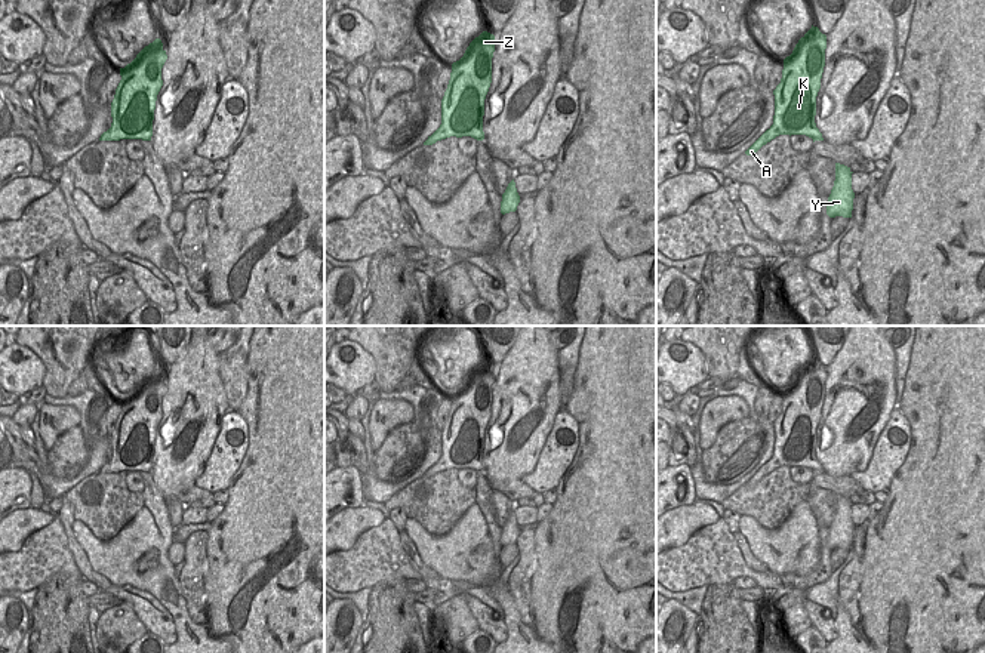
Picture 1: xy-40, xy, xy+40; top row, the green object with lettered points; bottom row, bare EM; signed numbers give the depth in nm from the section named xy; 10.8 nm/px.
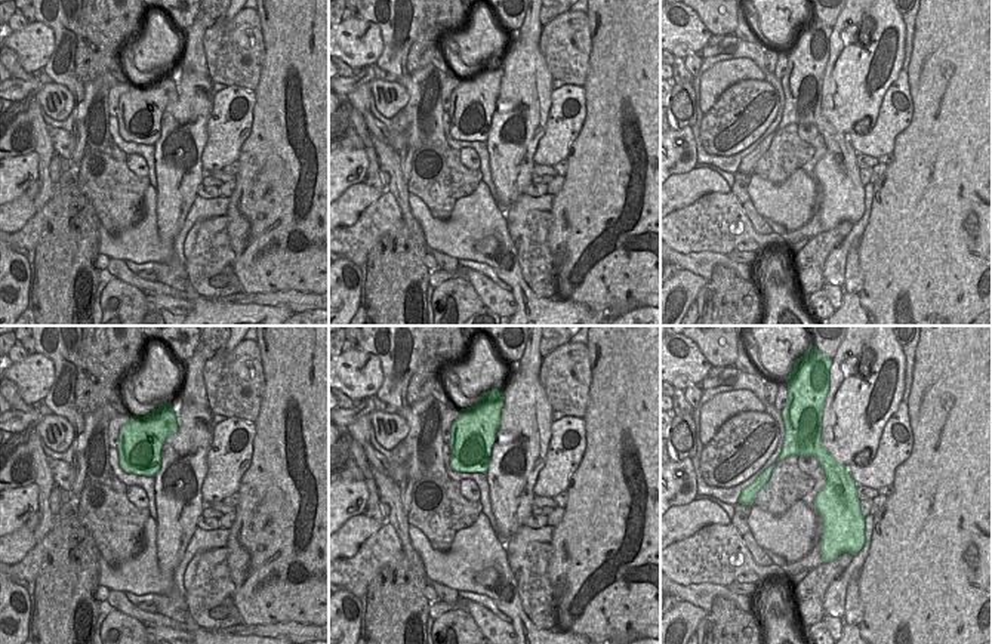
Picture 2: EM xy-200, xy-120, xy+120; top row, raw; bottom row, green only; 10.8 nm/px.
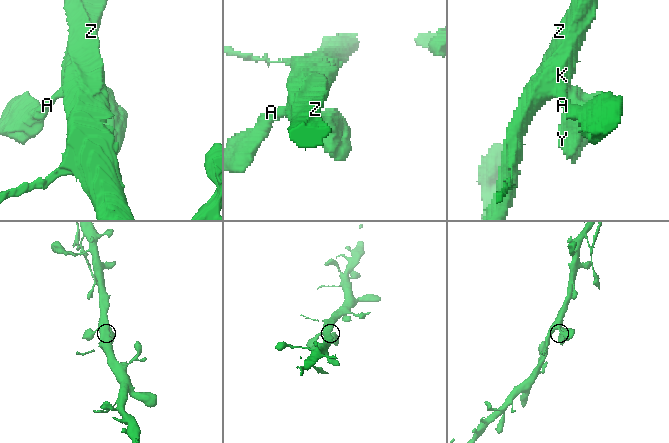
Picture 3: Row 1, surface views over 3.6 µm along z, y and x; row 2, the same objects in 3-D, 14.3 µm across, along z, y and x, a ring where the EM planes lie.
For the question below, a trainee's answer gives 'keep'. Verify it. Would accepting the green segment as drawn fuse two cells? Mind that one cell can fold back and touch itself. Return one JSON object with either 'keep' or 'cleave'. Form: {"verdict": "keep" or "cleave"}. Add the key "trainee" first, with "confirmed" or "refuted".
{"trainee": "confirmed", "verdict": "keep"}

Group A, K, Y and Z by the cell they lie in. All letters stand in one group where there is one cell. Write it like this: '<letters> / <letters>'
A K Y Z

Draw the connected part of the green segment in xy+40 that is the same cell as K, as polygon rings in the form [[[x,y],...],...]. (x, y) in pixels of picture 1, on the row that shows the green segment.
[[[813,27],[798,40],[792,53],[784,59],[781,83],[773,90],[775,115],[773,124],[745,151],[754,155],[763,145],[779,135],[806,135],[815,141],[824,141],[816,127],[816,96],[821,89],[821,78],[825,67],[827,36]]]

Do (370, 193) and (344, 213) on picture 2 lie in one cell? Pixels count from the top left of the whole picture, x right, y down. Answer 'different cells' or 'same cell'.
same cell

